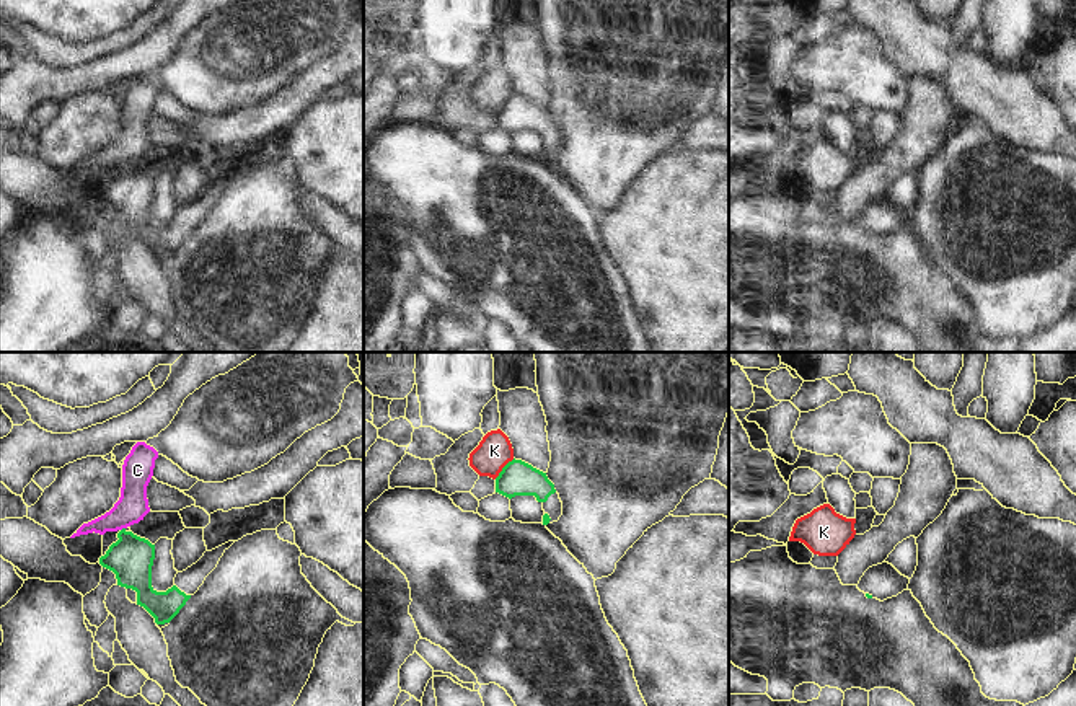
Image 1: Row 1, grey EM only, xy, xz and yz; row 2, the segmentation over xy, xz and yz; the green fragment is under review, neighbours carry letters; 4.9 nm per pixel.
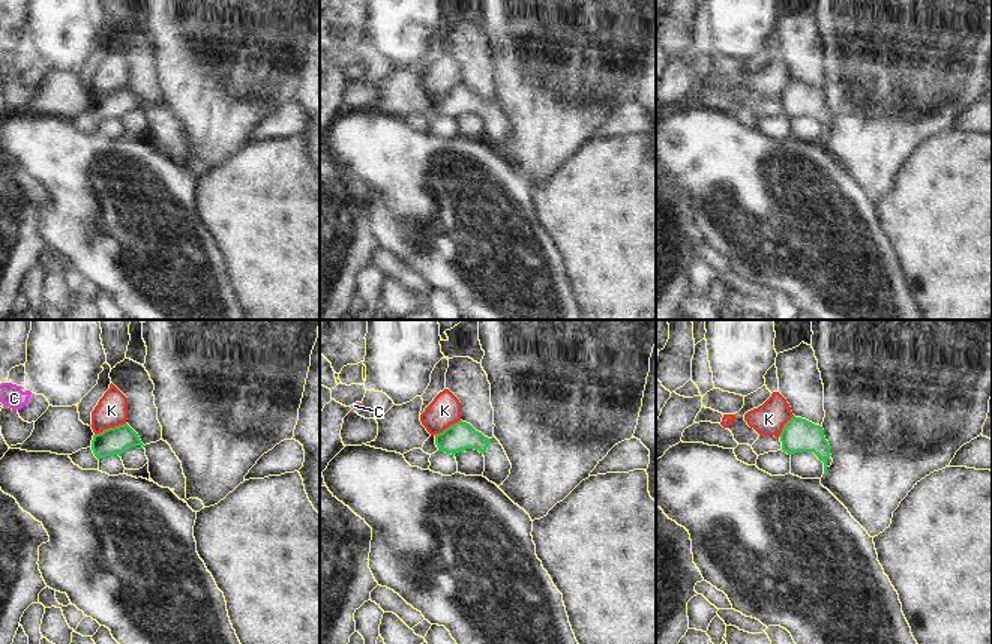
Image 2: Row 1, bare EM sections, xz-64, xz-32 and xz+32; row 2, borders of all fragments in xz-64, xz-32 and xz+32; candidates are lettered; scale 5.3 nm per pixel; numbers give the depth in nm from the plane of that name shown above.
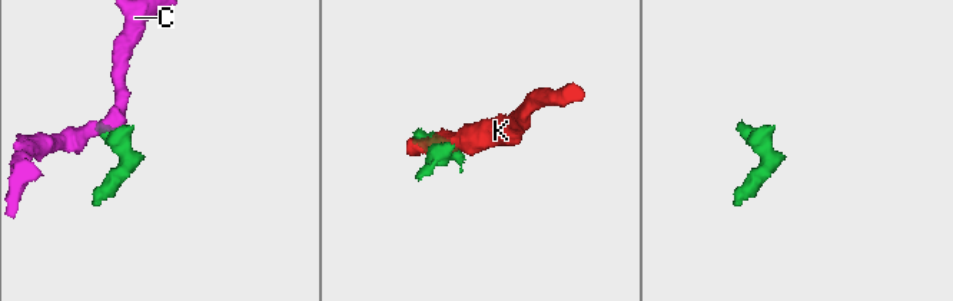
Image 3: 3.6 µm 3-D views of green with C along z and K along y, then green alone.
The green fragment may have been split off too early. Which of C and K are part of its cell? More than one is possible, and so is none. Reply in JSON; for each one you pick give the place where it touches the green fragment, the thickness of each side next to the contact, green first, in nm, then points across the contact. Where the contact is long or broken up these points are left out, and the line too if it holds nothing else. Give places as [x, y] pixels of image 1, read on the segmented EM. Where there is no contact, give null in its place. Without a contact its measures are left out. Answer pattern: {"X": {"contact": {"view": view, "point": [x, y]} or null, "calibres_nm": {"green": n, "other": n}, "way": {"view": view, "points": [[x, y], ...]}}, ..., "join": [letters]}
{"join": []}

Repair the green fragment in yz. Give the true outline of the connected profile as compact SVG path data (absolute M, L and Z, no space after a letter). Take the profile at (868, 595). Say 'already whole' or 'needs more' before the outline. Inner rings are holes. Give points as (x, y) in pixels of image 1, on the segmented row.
needs more; M882 563L869 567L861 577L858 589L866 593L867 598L877 598L880 602L897 597L903 590L908 590L910 579L902 576L892 564Z

